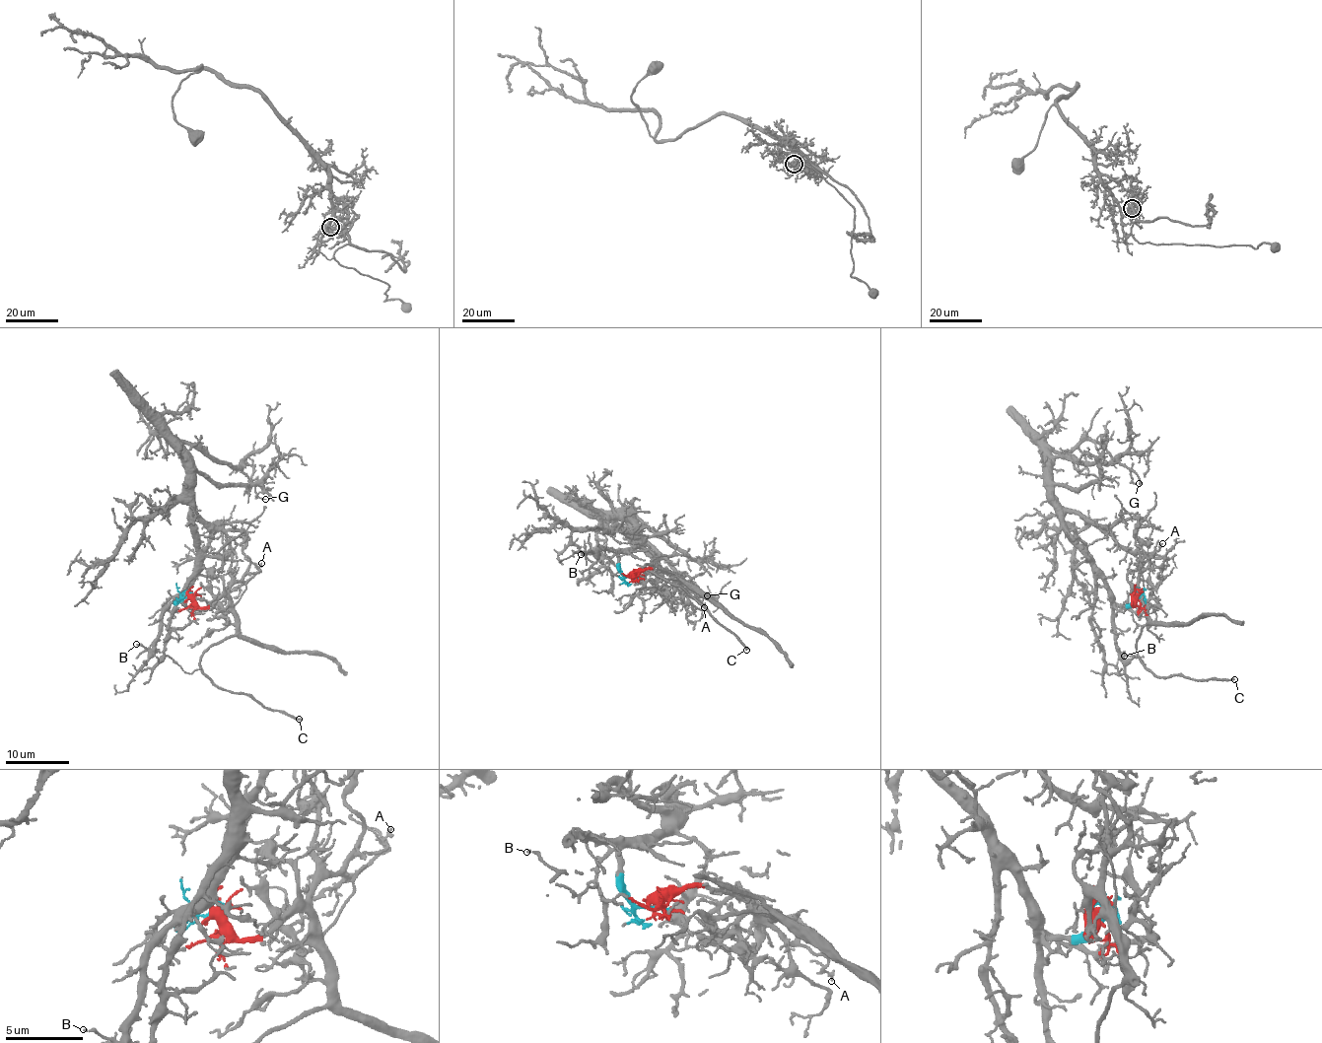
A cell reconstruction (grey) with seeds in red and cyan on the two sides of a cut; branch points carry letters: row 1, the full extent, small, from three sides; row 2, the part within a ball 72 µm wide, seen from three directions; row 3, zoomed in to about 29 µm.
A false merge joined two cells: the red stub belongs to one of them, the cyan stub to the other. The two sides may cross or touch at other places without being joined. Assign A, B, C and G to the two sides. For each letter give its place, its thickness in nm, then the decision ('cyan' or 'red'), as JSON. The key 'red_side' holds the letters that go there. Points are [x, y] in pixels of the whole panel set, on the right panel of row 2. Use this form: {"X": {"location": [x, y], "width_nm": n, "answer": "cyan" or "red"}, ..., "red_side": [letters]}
{"A": {"location": [1162, 543], "width_nm": 170, "answer": "red"}, "B": {"location": [1124, 656], "width_nm": 160, "answer": "cyan"}, "C": {"location": [1234, 679], "width_nm": 240, "answer": "red"}, "G": {"location": [1139, 483], "width_nm": 120, "answer": "cyan"}, "red_side": ["A", "C"]}

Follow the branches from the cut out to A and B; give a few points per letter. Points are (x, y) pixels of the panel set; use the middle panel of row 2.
A: (634, 577), (644, 568), (665, 571), (687, 591), (700, 595), (704, 607)
B: (634, 577), (625, 576), (622, 573), (617, 551), (605, 546), (599, 549), (597, 559), (590, 561), (580, 554)

